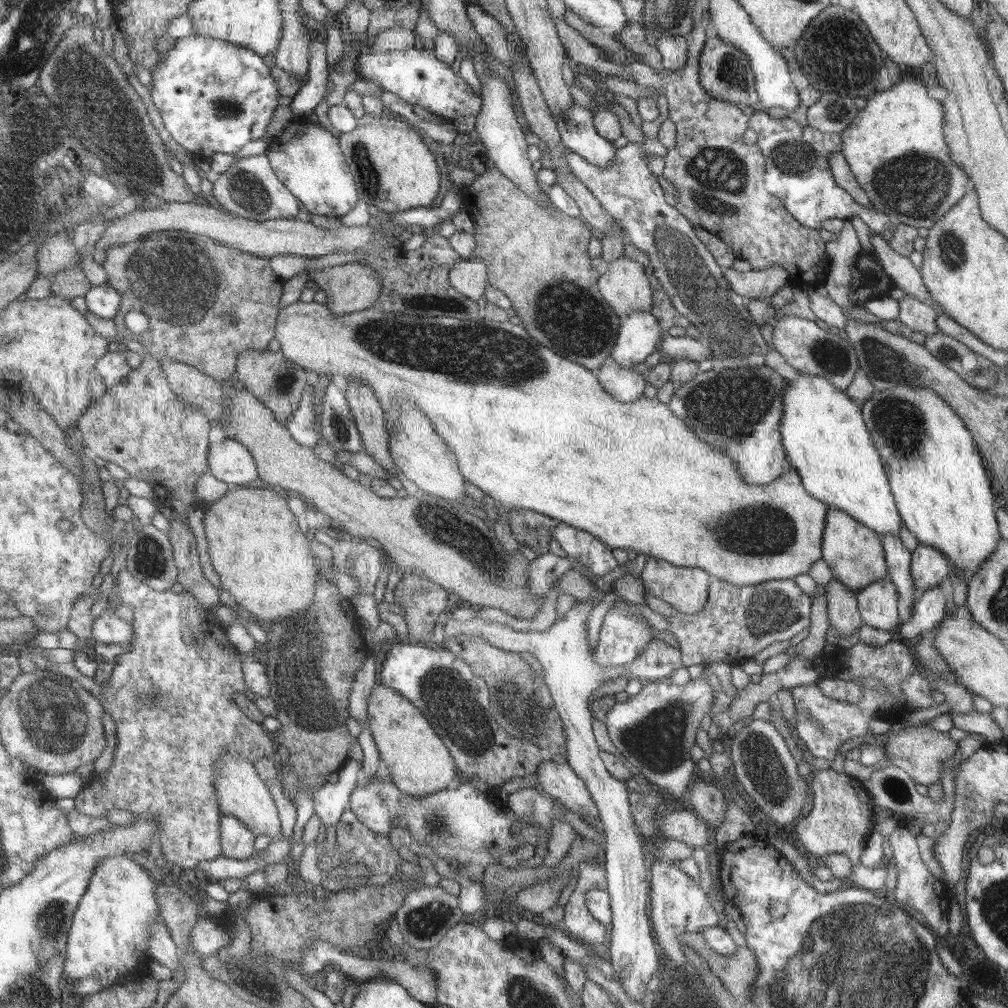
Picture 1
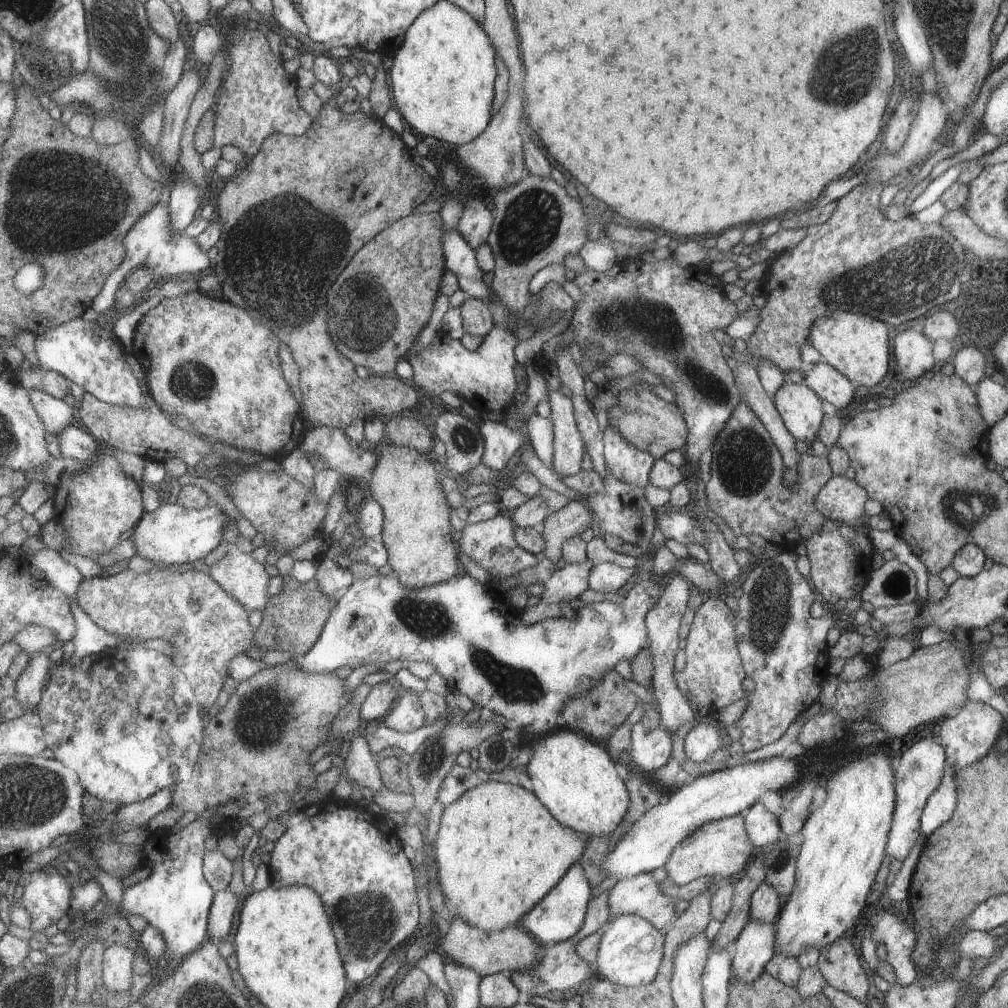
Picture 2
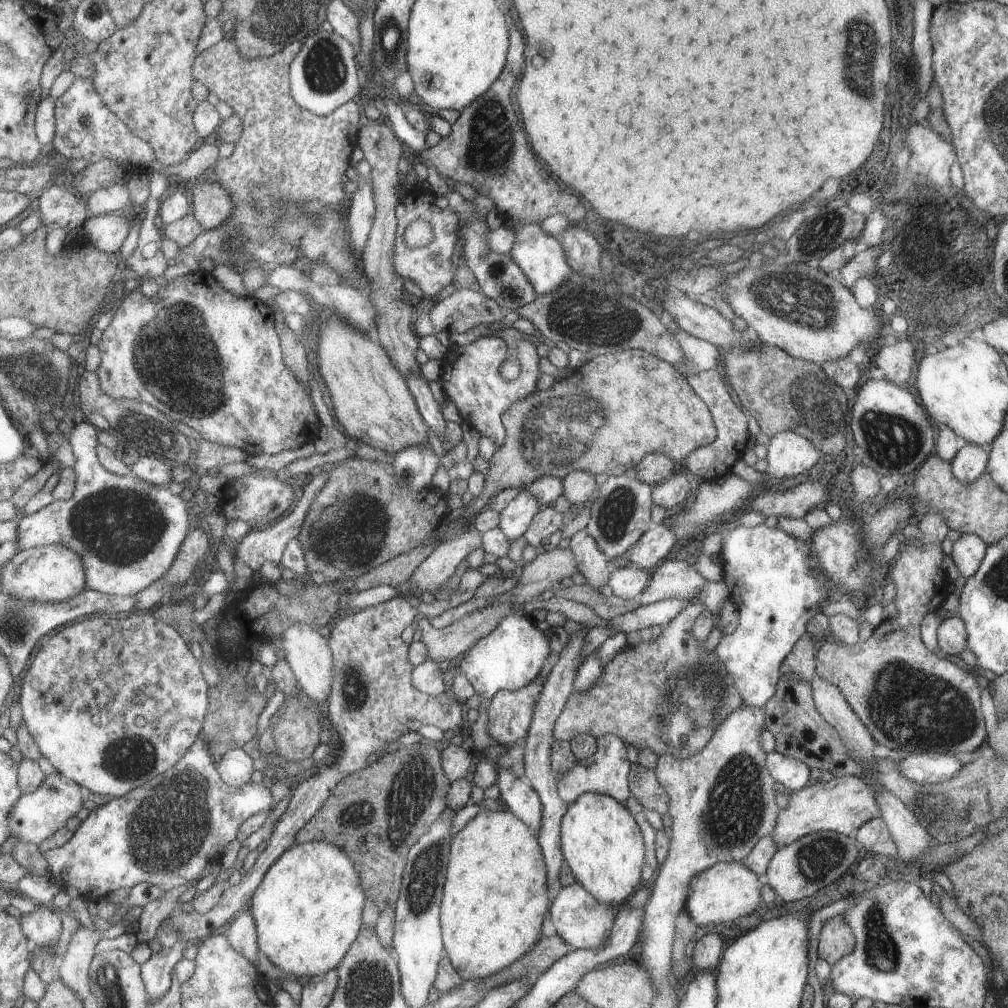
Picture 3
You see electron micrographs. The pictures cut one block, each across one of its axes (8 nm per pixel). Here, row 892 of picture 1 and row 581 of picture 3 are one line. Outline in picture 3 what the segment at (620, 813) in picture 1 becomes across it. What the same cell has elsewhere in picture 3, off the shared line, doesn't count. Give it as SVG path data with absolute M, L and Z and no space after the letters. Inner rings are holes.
M629 566L629 568L619 568L611 574L611 582L609 586L613 588L613 594L623 598L623 600L639 600L641 594L649 588L653 576L653 572L641 570L637 566Z

